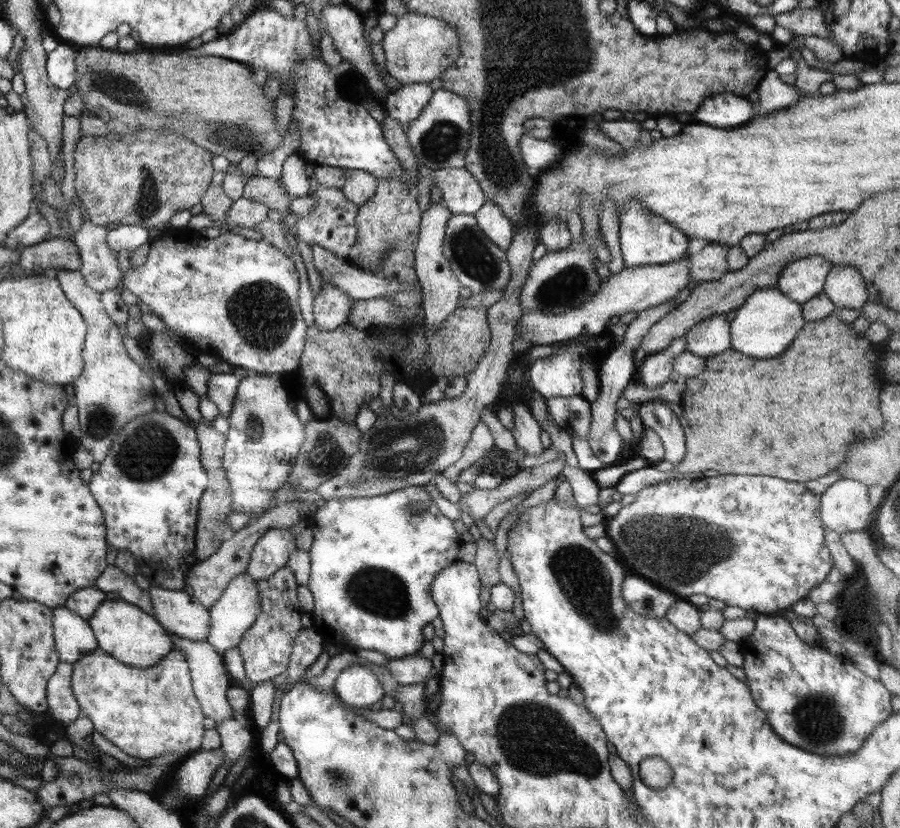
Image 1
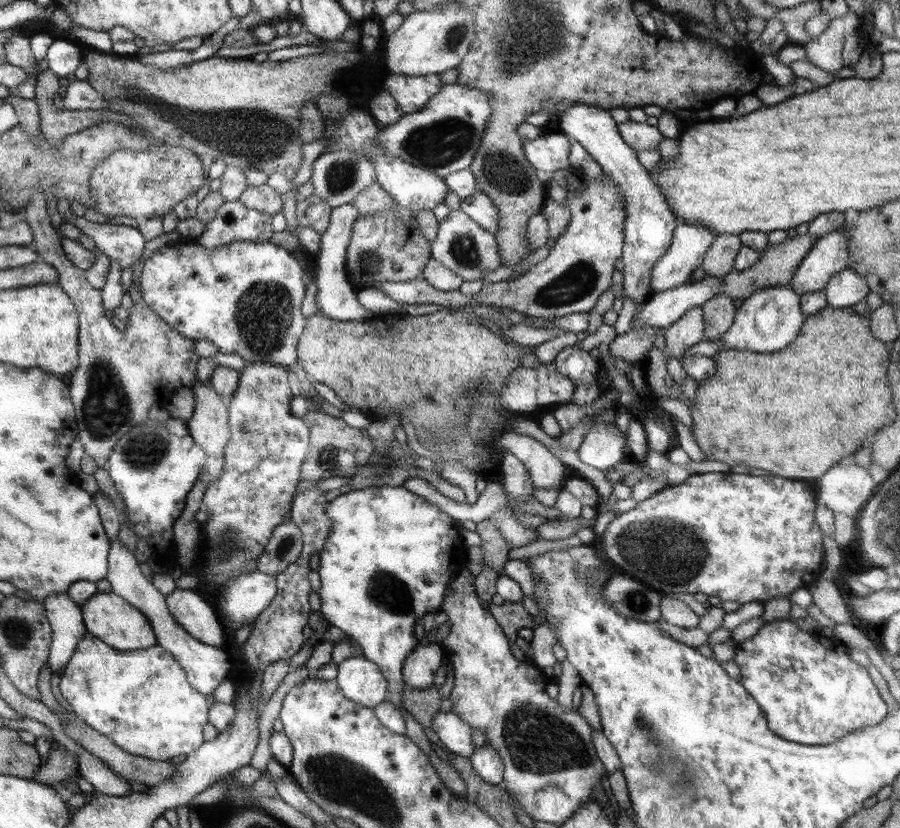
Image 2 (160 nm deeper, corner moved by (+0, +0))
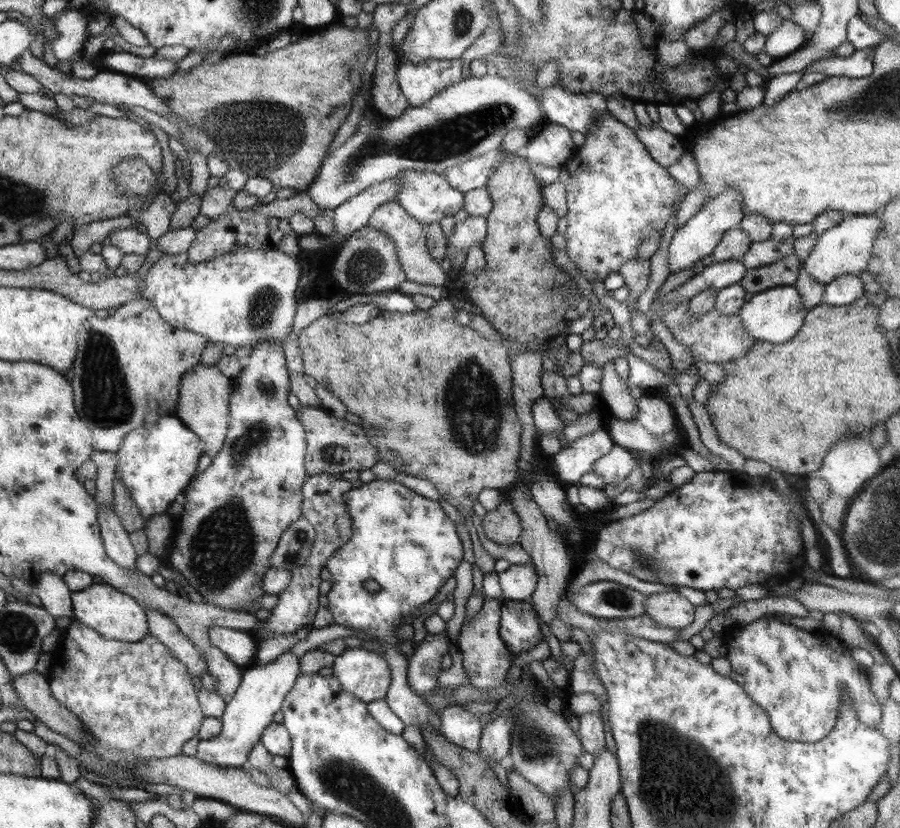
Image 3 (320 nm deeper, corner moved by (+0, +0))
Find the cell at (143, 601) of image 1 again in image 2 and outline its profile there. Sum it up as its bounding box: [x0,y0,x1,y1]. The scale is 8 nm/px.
[106,536,231,695]

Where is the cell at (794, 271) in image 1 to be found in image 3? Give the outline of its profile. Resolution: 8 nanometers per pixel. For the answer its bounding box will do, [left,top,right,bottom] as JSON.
[802,214,883,285]

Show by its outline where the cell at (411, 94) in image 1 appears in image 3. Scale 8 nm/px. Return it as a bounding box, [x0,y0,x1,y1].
[397,59,464,107]

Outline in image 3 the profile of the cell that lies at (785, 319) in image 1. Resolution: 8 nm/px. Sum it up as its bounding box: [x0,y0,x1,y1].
[739,285,808,344]

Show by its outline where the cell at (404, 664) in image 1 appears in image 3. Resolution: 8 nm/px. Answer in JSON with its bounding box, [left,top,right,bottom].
[407,630,450,700]

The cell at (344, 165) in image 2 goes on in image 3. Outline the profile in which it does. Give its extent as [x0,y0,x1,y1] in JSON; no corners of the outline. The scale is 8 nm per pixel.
[306,72,543,210]

